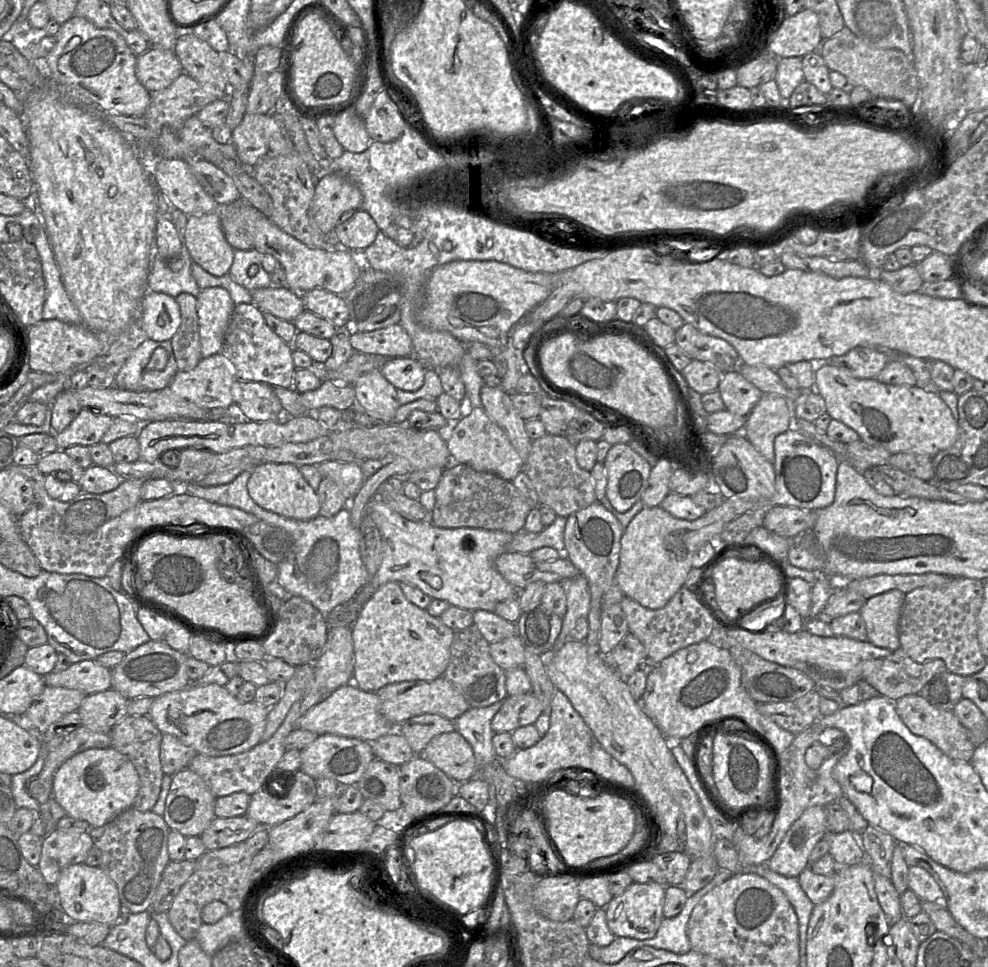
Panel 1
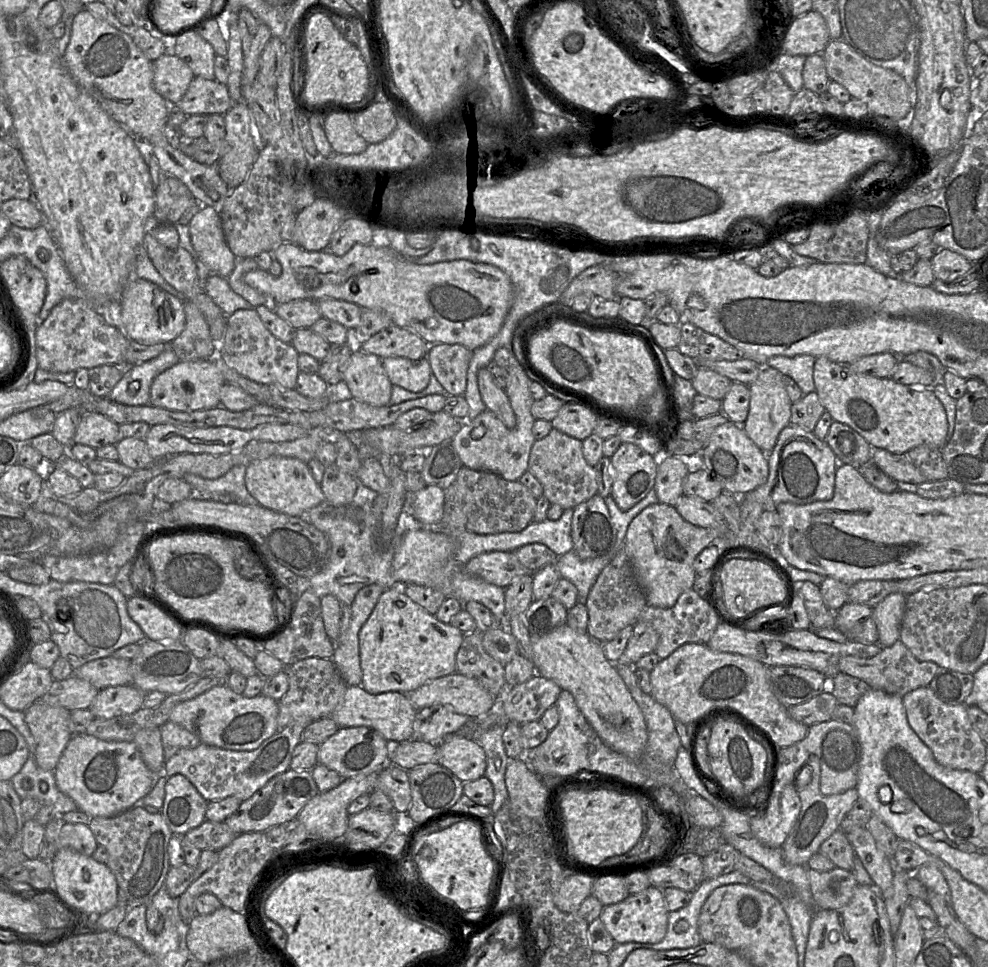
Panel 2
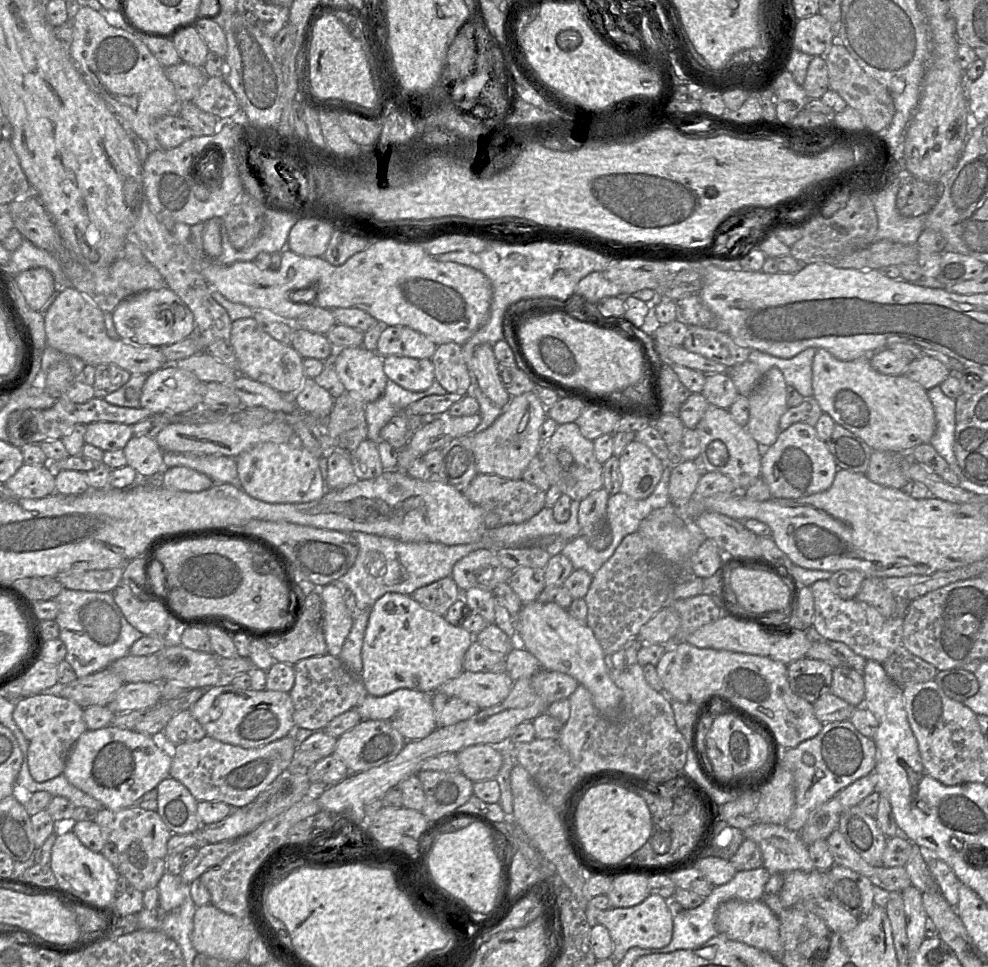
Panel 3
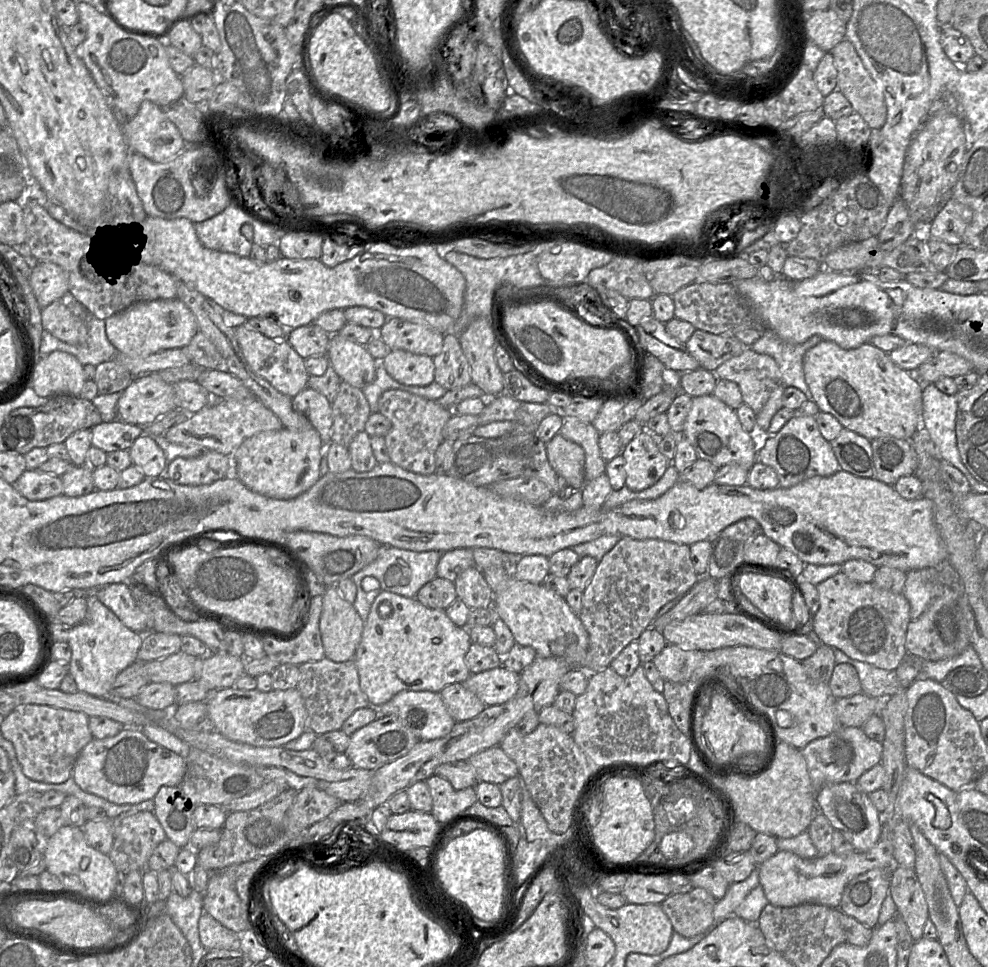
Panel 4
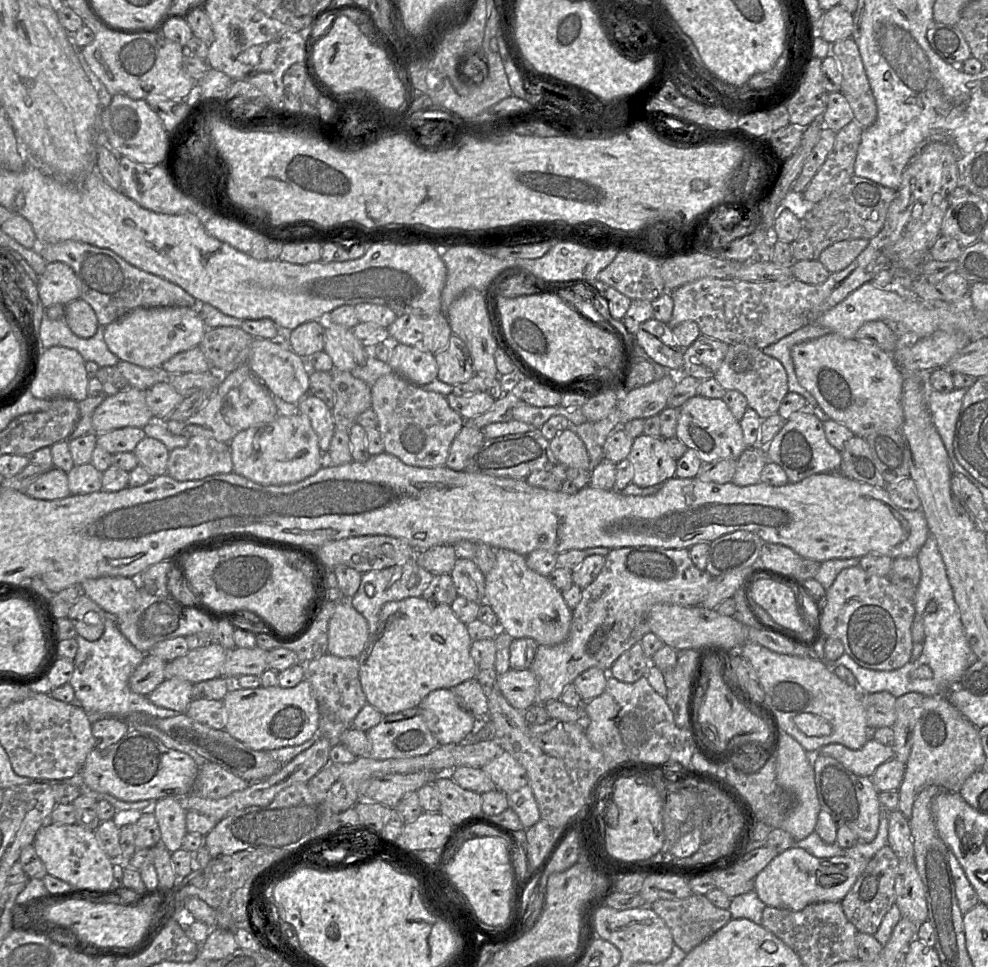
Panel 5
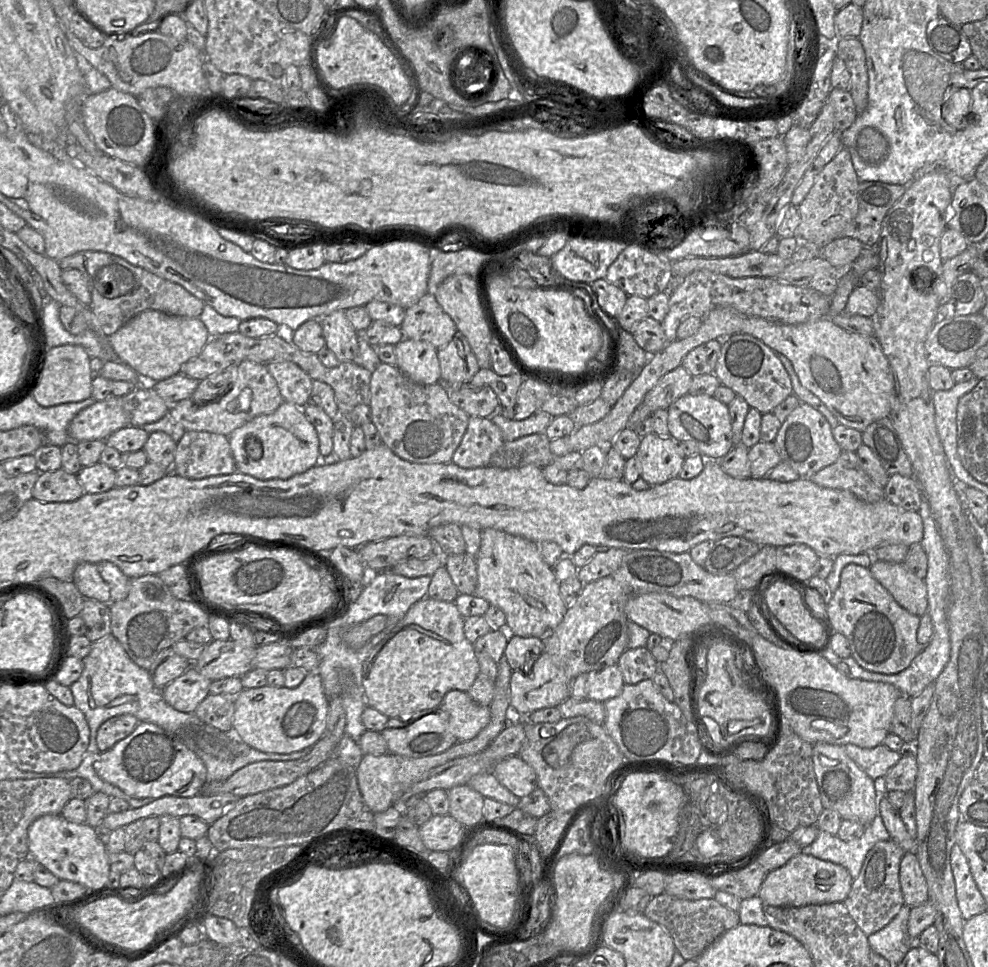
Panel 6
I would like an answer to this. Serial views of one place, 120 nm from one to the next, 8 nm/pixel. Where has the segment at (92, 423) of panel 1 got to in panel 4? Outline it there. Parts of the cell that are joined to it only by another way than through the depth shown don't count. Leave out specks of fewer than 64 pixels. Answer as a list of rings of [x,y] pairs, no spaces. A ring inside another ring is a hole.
[[[119,419],[101,422],[91,428],[91,445],[106,453],[129,450],[143,433],[145,433],[144,427]]]

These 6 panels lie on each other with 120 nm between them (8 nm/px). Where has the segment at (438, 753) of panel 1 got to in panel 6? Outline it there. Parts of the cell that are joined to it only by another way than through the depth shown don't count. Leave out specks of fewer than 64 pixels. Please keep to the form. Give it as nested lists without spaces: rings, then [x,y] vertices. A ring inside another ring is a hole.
[[[518,755],[495,763],[491,772],[505,788],[519,798],[538,788],[534,769]]]

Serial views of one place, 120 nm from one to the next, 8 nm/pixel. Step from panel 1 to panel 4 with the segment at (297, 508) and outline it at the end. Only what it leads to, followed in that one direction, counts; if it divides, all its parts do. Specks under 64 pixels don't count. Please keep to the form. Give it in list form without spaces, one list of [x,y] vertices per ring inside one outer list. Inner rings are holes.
[[[314,427],[303,431],[282,428],[257,433],[232,455],[233,472],[250,490],[275,499],[292,499],[311,488],[321,477],[320,460],[326,445]]]

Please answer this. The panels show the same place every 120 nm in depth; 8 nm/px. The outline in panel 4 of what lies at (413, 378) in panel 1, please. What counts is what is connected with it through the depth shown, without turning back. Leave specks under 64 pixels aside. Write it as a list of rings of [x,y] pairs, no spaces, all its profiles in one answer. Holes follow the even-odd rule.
[[[390,350],[380,361],[397,382],[408,386],[427,386],[435,381],[433,358],[404,350]]]

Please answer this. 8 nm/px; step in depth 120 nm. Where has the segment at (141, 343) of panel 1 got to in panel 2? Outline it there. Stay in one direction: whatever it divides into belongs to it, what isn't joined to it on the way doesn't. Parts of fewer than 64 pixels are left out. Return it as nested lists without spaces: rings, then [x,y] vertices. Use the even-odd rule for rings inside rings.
[[[168,346],[157,357],[126,367],[123,377],[114,386],[108,398],[129,406],[150,404],[150,387],[153,380],[177,362],[178,357]]]

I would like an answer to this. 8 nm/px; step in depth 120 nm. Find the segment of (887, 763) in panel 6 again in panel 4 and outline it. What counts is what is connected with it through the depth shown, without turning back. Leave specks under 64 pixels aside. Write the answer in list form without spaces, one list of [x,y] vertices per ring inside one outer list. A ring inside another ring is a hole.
[[[840,726],[830,735],[811,741],[808,745],[801,749],[801,753],[806,759],[815,801],[817,794],[827,784],[856,782],[862,774],[873,766],[881,763],[882,752],[882,742],[880,743],[869,738],[861,728],[851,726]]]

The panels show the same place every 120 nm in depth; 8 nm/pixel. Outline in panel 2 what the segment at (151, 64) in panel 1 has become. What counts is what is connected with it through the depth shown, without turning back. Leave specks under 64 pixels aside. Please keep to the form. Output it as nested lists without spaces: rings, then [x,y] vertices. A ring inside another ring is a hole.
[[[168,51],[152,61],[153,85],[170,105],[176,105],[186,93],[195,75],[179,57]]]

